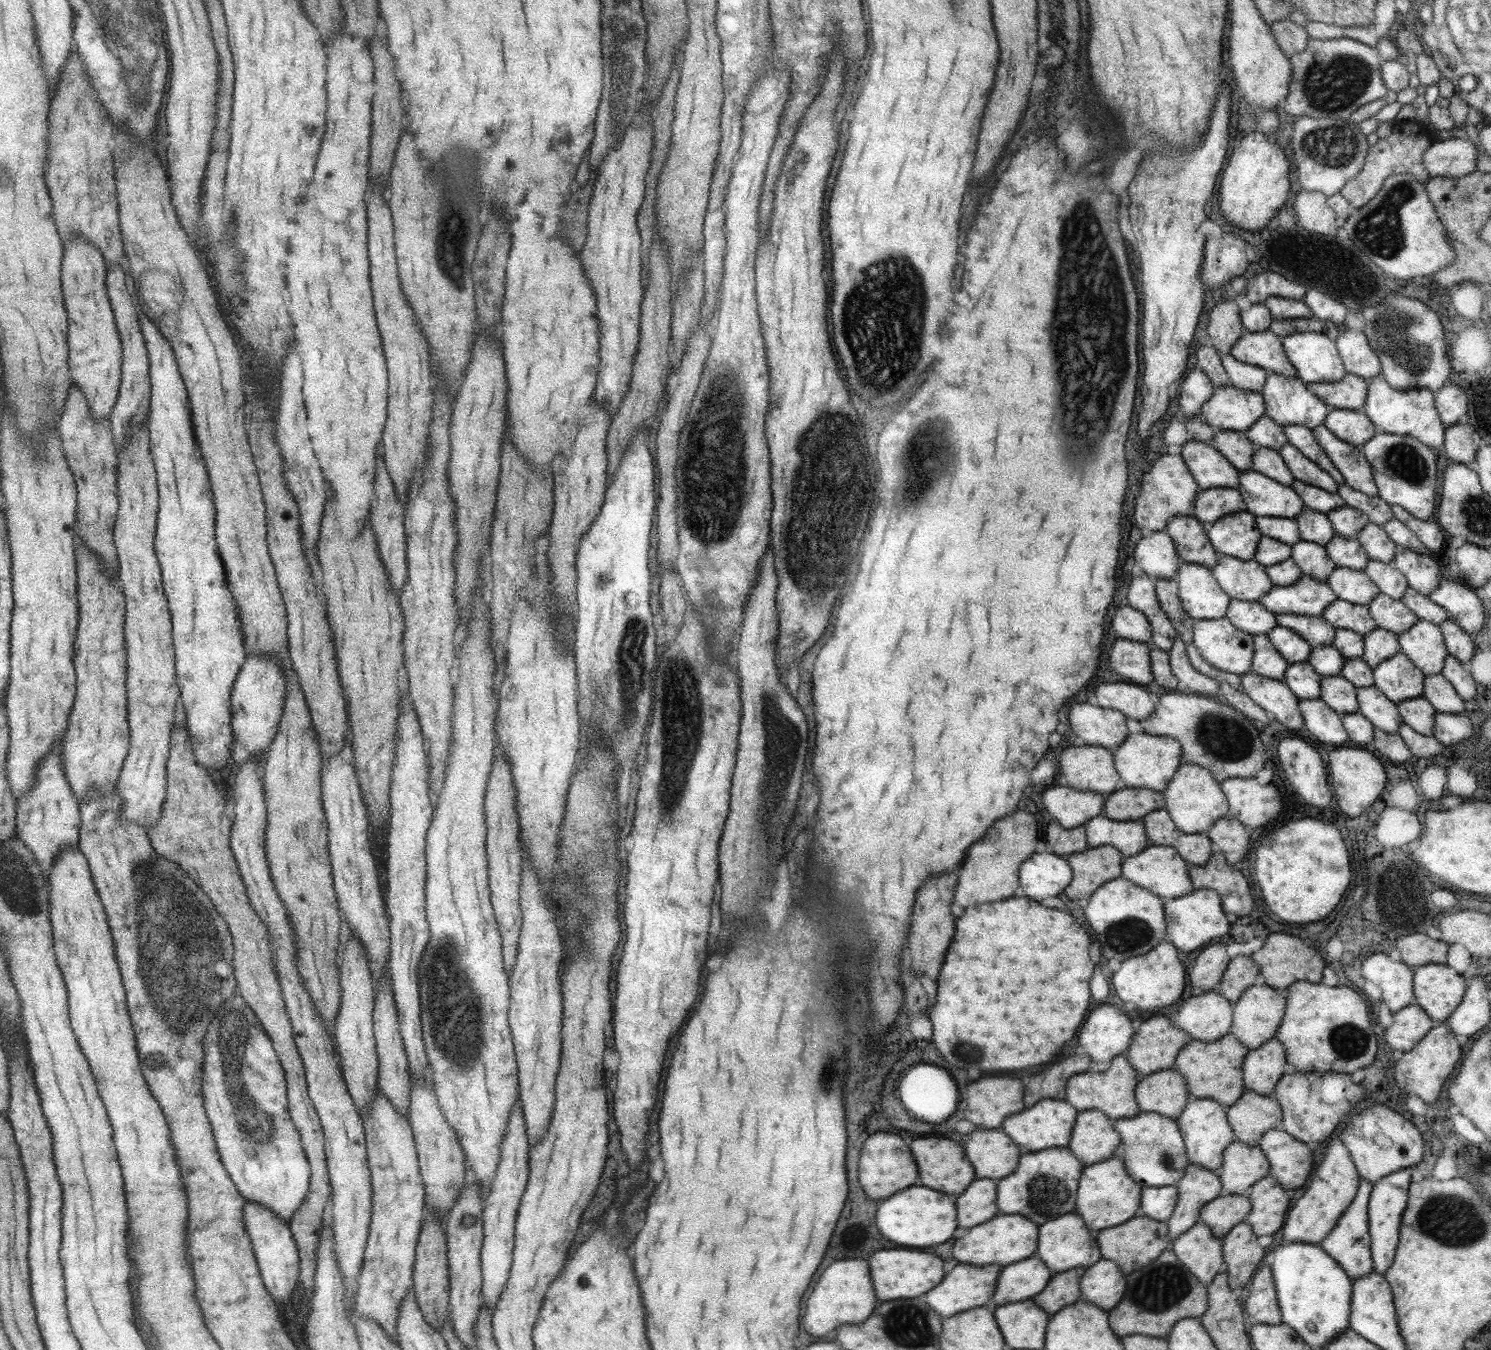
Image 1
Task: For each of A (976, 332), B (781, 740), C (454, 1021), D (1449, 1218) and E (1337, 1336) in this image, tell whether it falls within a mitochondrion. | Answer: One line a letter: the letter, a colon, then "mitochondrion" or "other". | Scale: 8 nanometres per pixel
A: other
B: mitochondrion
C: mitochondrion
D: mitochondrion
E: other

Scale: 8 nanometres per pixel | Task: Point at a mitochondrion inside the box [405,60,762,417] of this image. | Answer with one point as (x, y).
(452, 236)

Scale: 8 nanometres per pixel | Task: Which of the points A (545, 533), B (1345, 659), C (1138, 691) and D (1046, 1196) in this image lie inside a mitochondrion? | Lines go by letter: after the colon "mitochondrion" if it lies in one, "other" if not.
A: other
B: other
C: other
D: mitochondrion

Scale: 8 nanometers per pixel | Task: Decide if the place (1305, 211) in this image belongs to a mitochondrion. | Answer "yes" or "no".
no

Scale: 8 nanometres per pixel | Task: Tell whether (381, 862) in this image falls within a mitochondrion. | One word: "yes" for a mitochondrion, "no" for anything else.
no

